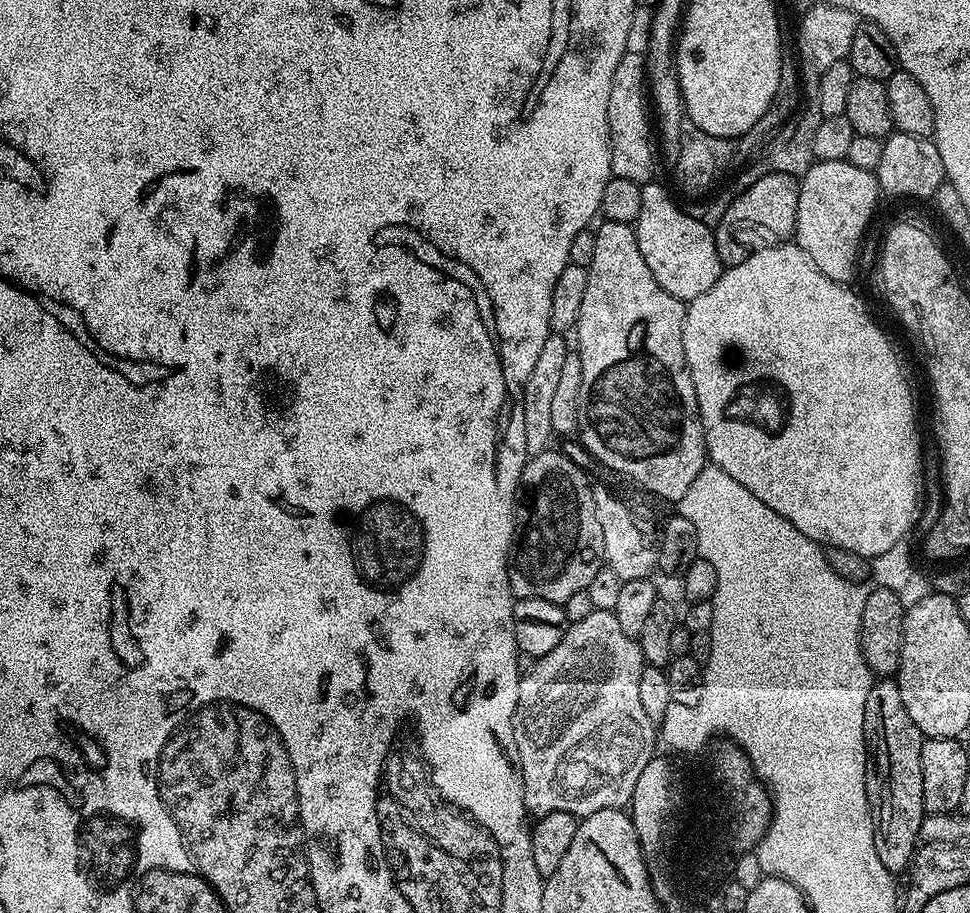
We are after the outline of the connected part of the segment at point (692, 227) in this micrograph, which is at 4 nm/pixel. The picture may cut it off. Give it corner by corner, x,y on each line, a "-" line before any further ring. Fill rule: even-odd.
649,182
642,187
642,214
638,214
634,225
638,250
642,250
646,266
650,266
650,274
658,278
665,290
674,294
674,298
691,302
713,288
722,275
716,238
703,219
695,220
690,213
683,212
668,197
667,190
656,183

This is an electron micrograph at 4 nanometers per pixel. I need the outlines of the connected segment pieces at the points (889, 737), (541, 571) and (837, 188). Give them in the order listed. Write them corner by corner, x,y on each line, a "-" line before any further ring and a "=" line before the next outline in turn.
877,679
870,694
866,694
864,711
864,746
868,753
866,794
872,813
876,853
882,866
893,874
909,871
926,815
922,802
922,746
925,739
902,703
902,690
895,679
=
545,450
535,453
525,463
520,475
516,534
508,562
508,585
516,600
548,600
563,606
570,594
587,590
594,574
604,564
602,526
598,526
596,503
592,497
593,485
588,484
584,472
568,456
=
821,160
813,163
811,170
800,180
800,193
798,194
798,218
796,219
796,230
794,233
795,243
808,256
808,261
815,266
826,278
830,278
836,284
847,285
848,279
856,272
856,255
860,252
860,239
864,236
864,227
868,224
868,219
872,216
872,211
876,208
876,196
878,197
878,185
875,175
866,170
858,170
858,166
850,166
847,160

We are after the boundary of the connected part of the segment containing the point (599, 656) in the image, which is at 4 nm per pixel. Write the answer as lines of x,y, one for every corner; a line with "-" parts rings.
592,611
582,618
582,622
577,624
568,624
564,629
562,642
550,650
550,654
539,657
532,669
525,671
520,677
518,686
518,702
514,710
514,742
516,743
516,758
520,765
522,782
524,783
524,806
533,817
539,818
546,814
555,812
565,812
577,818
583,818
594,814
603,808
620,808
631,801
634,794
634,785
642,775
642,769
646,762
654,759
652,752
658,745
657,729
646,718
642,710
642,701
638,695
638,678
642,678
642,670
646,667
644,656
640,653
640,645
635,639
626,634
622,634
622,626
618,626
618,618
612,612

